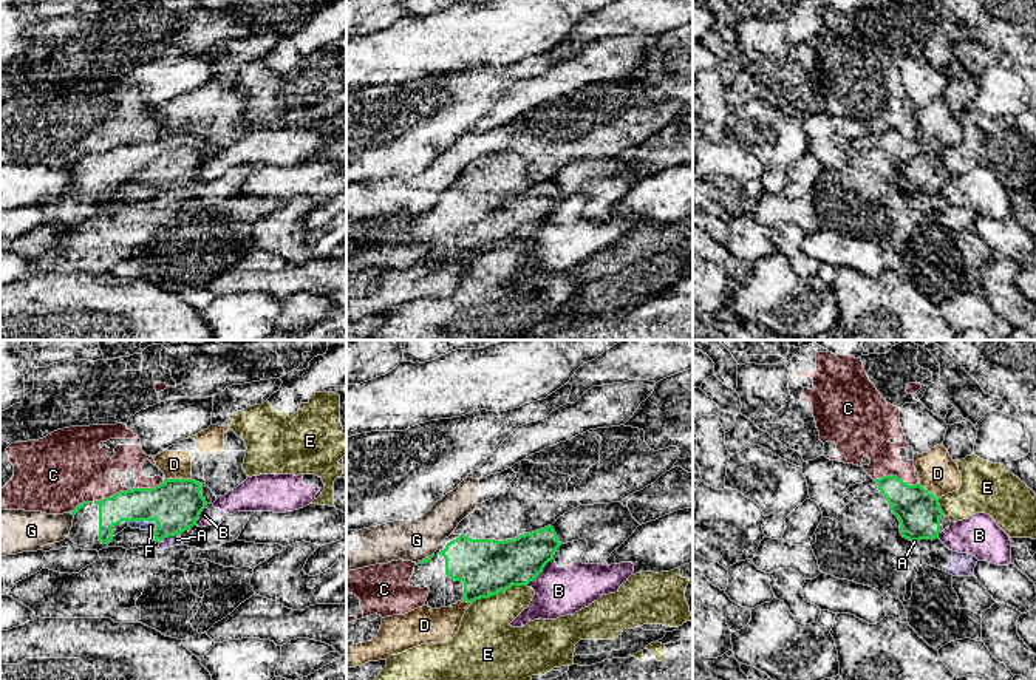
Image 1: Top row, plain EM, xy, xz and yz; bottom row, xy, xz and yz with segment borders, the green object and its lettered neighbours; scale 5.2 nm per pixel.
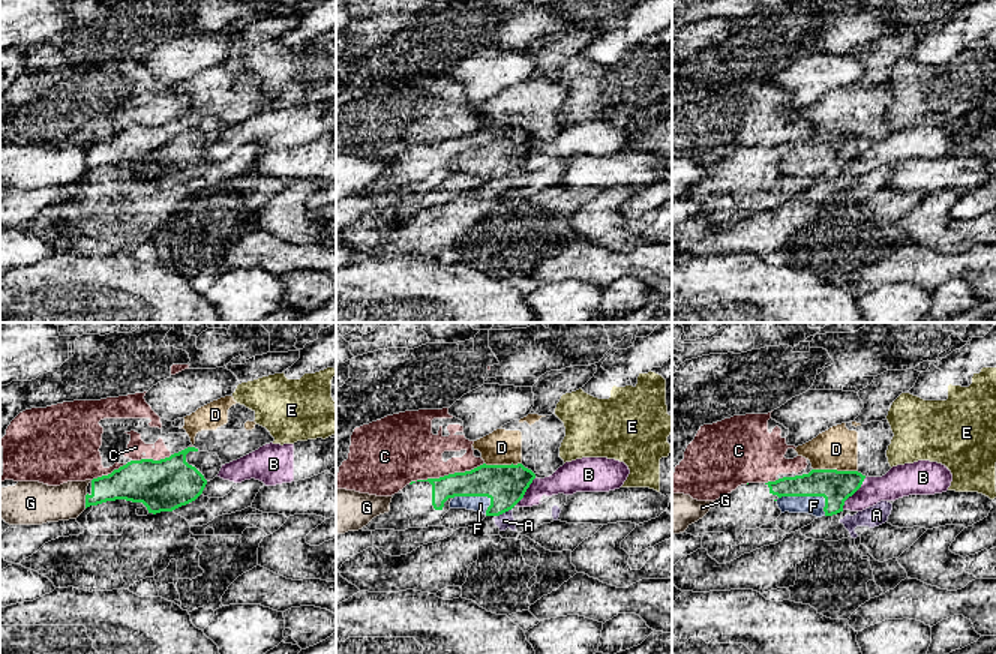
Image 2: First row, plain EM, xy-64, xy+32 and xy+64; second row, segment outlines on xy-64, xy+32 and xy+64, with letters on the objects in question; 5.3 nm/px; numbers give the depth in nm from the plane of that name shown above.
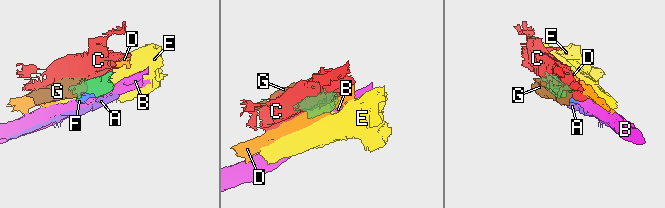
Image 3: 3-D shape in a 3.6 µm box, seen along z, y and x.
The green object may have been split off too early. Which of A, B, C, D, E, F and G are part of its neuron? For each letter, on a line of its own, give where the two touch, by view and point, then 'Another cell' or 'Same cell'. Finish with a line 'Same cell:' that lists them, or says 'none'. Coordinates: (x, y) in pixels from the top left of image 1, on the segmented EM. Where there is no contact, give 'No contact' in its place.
A: Touches green at xy (169, 535). Another cell
B: Touches green at xz (540, 572). Another cell
C: Touches green at xy (129, 490). Another cell
D: Touches green at xy (178, 479). Another cell
E: Touches green at xz (498, 592). Another cell
F: Touches green at xy (141, 520). Same cell
G: Touches green at xz (425, 558). Another cell
Same cell: F

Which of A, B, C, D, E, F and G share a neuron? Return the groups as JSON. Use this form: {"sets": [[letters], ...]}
{"sets": [["A"], ["B"], ["C"], ["D"], ["E"], ["F"], ["G"]]}

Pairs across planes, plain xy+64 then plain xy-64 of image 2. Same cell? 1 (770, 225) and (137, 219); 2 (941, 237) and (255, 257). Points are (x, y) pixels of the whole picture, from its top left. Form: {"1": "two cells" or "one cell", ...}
{"1": "one cell", "2": "two cells"}

